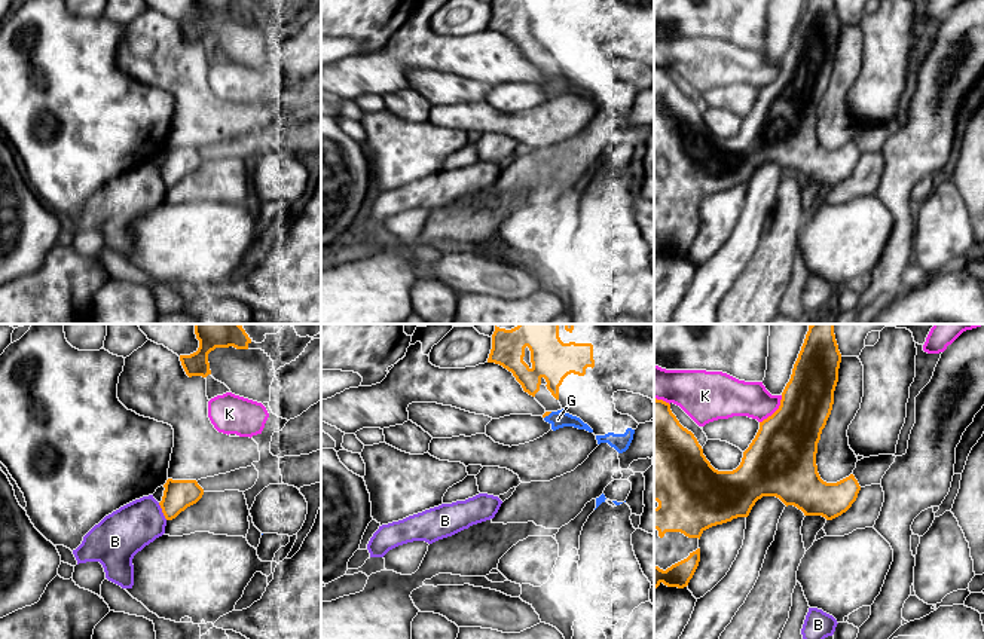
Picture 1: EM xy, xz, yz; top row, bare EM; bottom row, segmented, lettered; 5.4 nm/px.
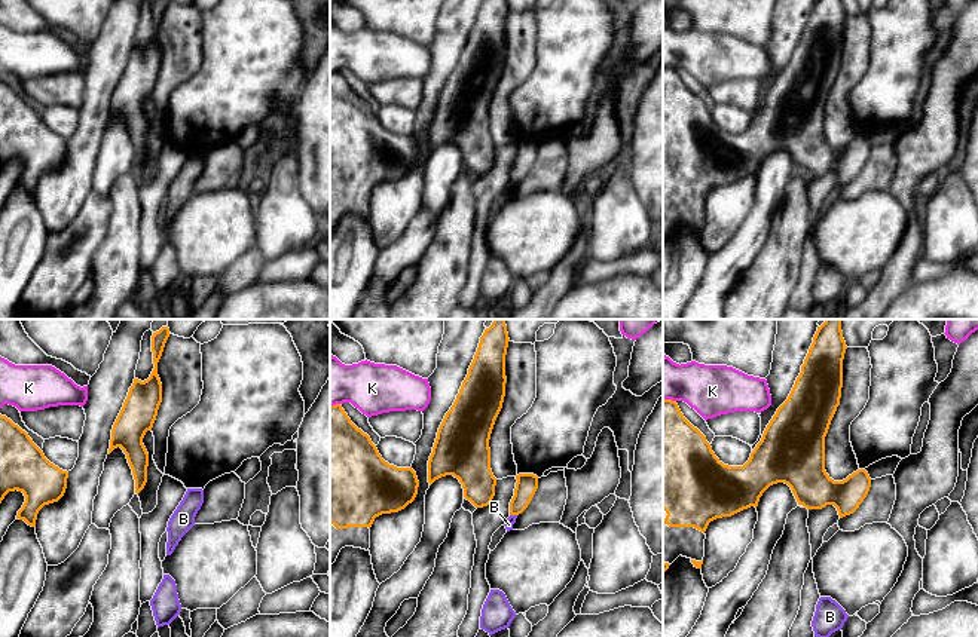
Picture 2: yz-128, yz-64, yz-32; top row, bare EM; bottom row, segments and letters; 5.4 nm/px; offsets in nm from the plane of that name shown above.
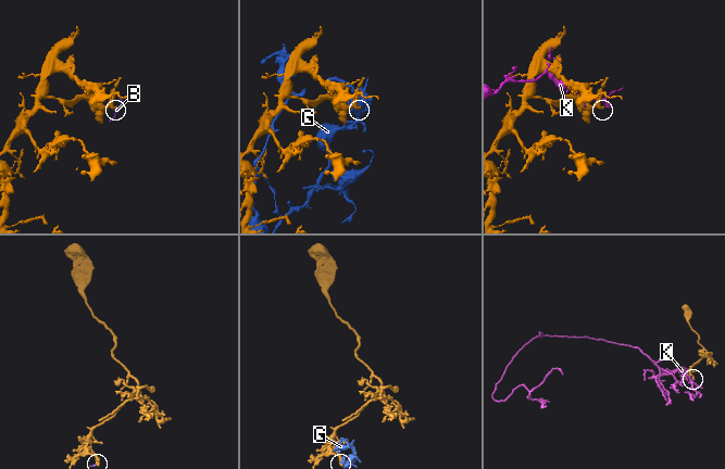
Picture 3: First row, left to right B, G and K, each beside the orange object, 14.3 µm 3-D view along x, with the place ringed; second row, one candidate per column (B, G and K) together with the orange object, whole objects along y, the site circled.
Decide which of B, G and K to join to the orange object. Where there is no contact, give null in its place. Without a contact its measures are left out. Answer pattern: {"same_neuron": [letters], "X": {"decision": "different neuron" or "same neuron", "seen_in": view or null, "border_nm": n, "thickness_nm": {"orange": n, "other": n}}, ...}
{"same_neuron": [], "B": {"decision": "different neuron", "seen_in": "xy", "border_nm": 110, "thickness_nm": {"orange": 160, "other": 260}}, "G": {"decision": "different neuron", "seen_in": "xz", "border_nm": 60, "thickness_nm": {"orange": 20, "other": 90}}, "K": {"decision": "different neuron", "seen_in": "yz", "border_nm": 200, "thickness_nm": {"orange": 360, "other": 200}}}

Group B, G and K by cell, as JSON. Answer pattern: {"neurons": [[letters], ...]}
{"neurons": [["B", "G"], ["K"]]}

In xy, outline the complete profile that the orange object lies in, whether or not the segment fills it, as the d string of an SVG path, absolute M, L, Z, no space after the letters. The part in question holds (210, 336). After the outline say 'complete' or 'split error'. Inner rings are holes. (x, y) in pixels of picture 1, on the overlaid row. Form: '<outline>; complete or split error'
M195 324L199 348L190 355L180 355L181 366L189 377L211 374L208 354L216 348L248 349L251 339L241 324Z; complete

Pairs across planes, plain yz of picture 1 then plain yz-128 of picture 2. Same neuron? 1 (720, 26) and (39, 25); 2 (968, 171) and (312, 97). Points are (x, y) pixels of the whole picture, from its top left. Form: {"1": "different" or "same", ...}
{"1": "different", "2": "same"}

